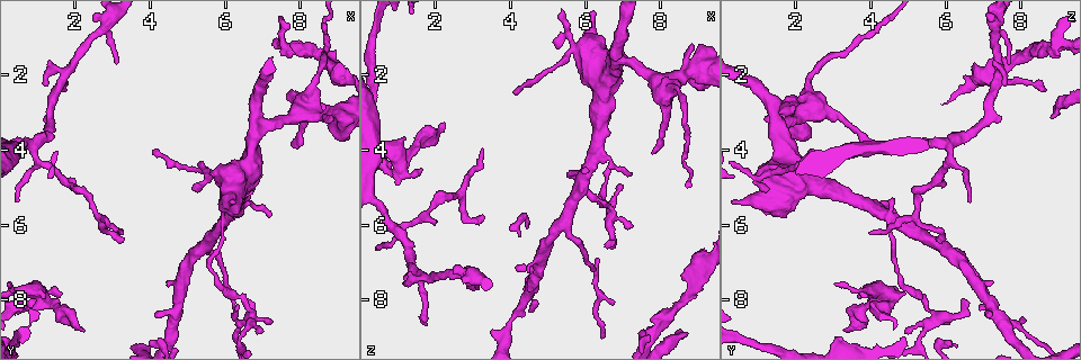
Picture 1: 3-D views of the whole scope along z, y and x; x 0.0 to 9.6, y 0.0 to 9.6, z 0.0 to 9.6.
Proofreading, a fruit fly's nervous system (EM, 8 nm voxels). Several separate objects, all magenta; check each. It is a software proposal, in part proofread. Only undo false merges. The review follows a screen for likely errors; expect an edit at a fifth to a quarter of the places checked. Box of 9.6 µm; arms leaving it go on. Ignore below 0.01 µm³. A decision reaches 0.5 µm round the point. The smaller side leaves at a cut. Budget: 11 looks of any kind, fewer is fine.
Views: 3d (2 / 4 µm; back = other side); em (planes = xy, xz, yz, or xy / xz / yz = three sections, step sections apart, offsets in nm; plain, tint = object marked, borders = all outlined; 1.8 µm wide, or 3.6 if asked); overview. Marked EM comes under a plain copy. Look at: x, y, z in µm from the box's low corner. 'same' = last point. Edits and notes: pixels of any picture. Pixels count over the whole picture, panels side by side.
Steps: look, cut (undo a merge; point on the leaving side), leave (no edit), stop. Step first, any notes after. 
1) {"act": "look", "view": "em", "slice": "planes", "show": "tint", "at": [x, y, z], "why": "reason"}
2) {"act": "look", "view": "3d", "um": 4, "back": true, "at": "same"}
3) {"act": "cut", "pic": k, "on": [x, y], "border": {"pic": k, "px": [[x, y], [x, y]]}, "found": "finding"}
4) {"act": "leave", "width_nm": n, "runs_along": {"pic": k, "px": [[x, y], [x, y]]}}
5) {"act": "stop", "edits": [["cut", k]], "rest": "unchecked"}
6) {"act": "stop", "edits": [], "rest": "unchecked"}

{"act": "look", "view": "3d", "um": 2, "at": [1.00, 7.75, 4.05], "why": "thick turns thin"}

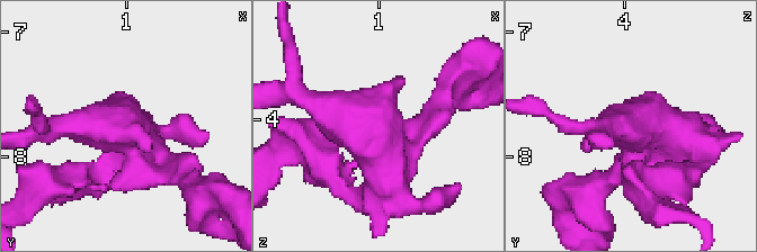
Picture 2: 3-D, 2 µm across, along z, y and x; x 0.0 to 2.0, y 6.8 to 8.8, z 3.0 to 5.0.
{"act": "look", "view": "em", "slice": "planes", "show": "tint", "at": [1.00, 7.74, 4.10], "arms": 4}

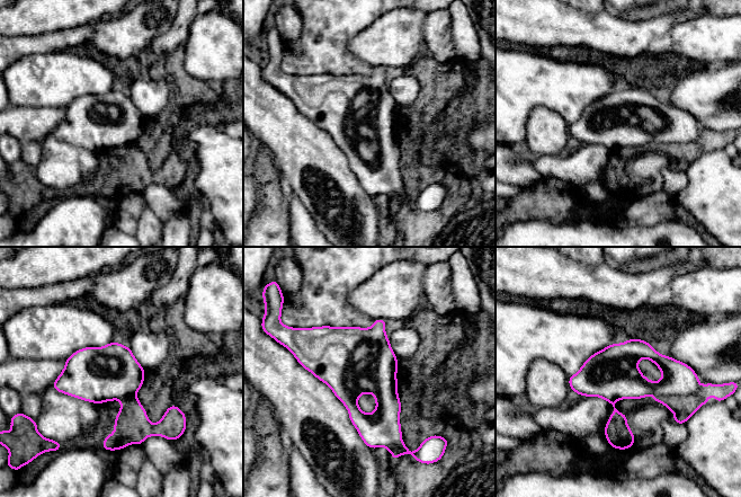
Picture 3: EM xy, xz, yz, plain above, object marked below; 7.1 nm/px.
{"act": "cut", "pic": 3, "on": [678, 379], "width_nm": 380, "found": "two cells meet here"}

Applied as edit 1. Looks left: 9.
{"act": "look", "view": "em", "slice": "planes", "show": "tint", "at": [6.65, 8.45, 5.65], "why": "branch point"}

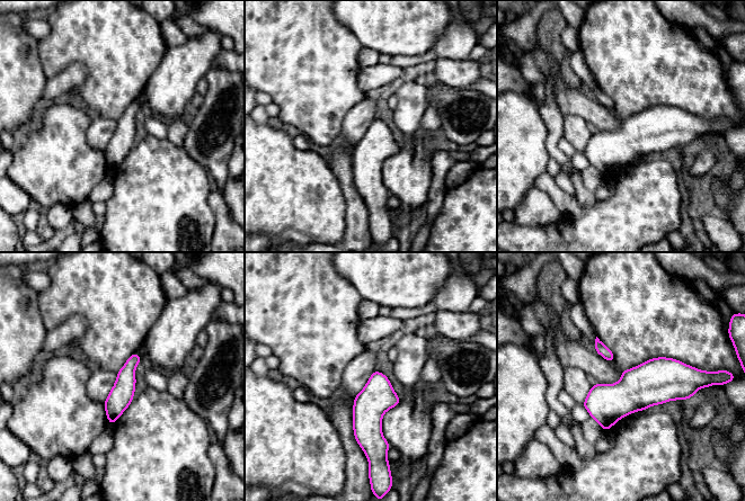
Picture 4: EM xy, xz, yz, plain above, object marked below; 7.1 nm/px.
{"act": "leave", "runs_along": {"pic": 4, "px": [[135, 357], [111, 419]]}, "found": "all the same cell"}

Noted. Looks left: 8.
{"act": "look", "view": "3d", "um": 2, "at": [6.00, 5.90, 4.70], "why": "three arms meet"}

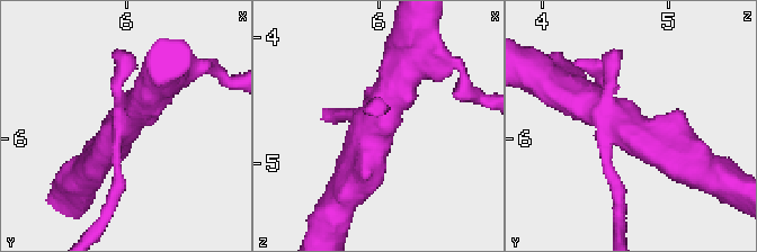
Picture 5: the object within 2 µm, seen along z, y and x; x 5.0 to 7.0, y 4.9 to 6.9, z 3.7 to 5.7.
{"act": "look", "view": "em", "slice": "planes", "show": "borders", "at": [6.00, 5.90, 4.70]}

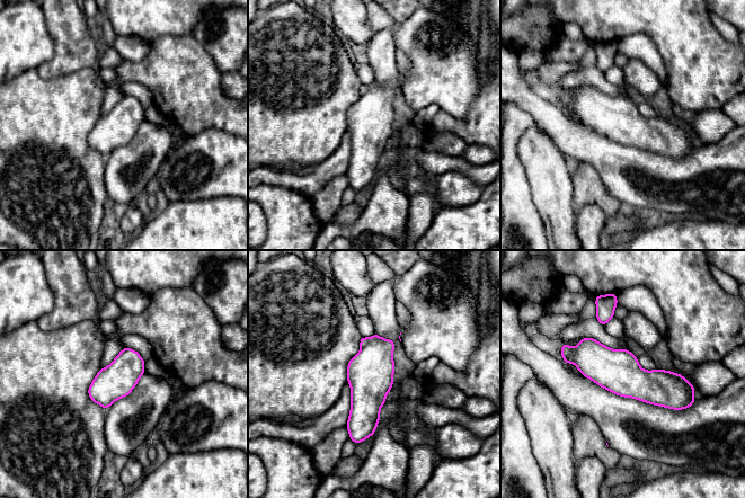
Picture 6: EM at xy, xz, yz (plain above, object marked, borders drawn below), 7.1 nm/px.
{"act": "cut", "pic": 6, "on": [363, 341], "border": {"pic": 6, "px": [[369, 338], [369, 341], [361, 348]]}, "found": "two cells meet here"}

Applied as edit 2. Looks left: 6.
{"act": "look", "view": "overview", "why": "see it whole again"}

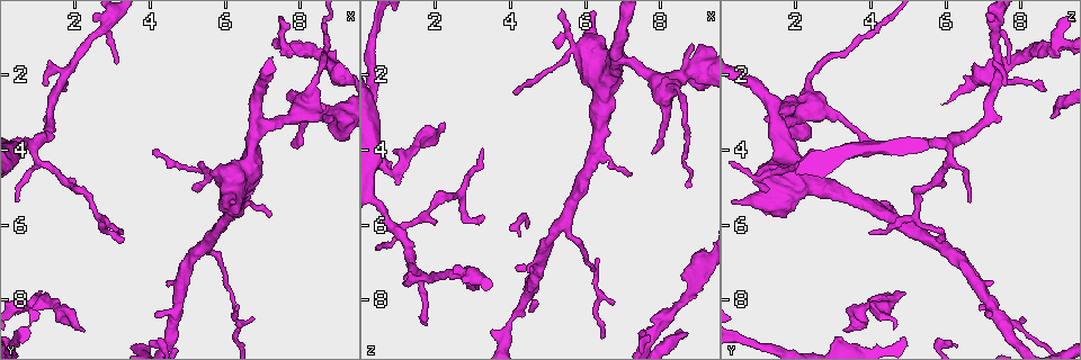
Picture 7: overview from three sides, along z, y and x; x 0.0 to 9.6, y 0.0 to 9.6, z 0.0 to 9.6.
{"act": "look", "view": "3d", "um": 2, "at": [7.55, 1.15, 9.00]}

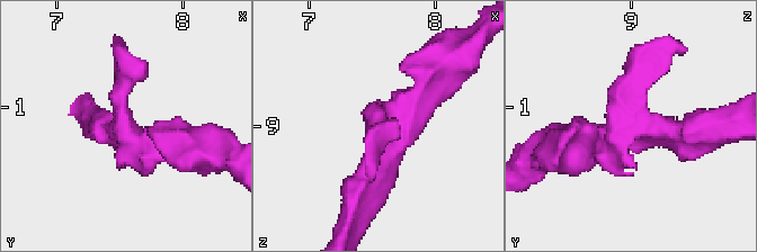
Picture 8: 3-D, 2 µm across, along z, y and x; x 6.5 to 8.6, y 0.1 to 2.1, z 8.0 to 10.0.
{"act": "look", "view": "em", "slice": "planes", "show": "borders", "at": [7.56, 1.18, 8.96]}

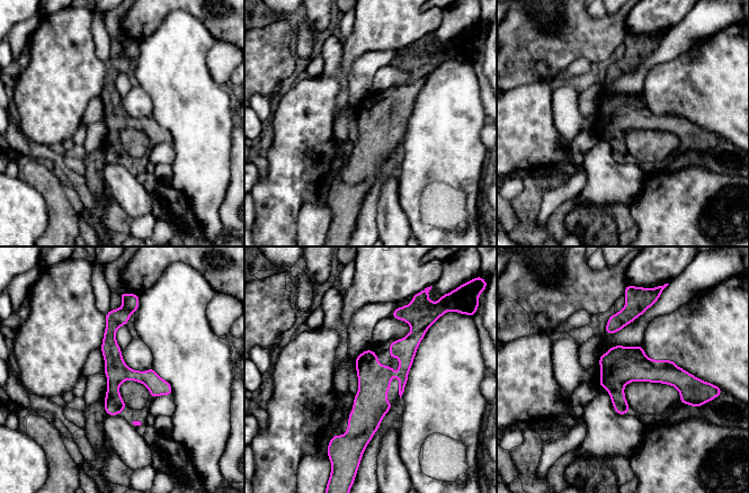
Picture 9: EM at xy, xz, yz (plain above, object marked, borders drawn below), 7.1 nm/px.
{"act": "leave", "found": "continuous, no second cell"}

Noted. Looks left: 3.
{"act": "stop", "edits": [["cut", 3], ["cut", 6]], "rest": "unchecked"}

